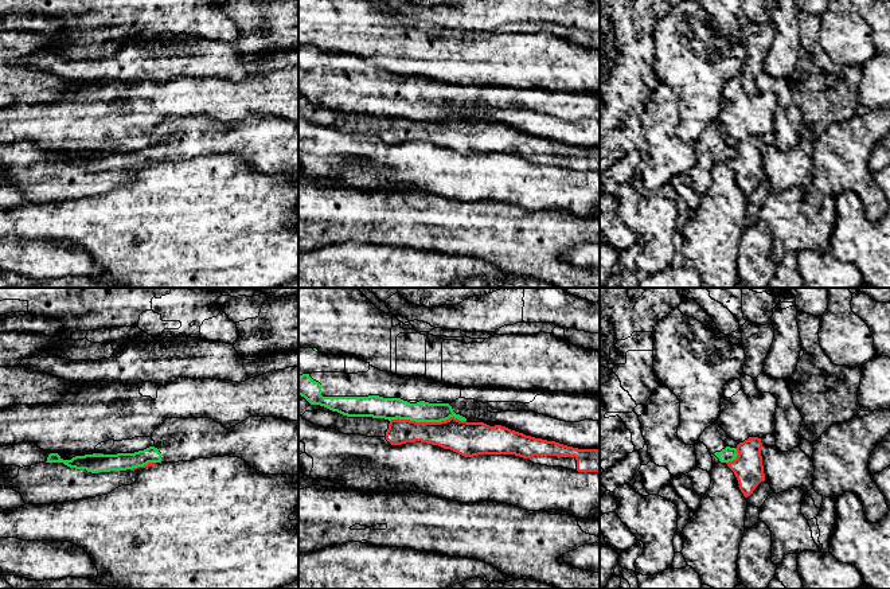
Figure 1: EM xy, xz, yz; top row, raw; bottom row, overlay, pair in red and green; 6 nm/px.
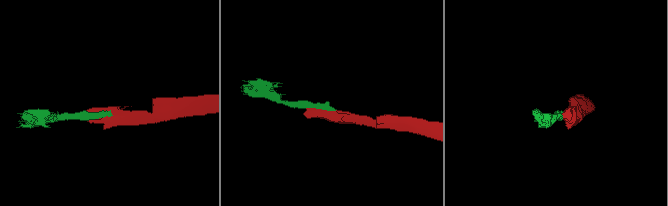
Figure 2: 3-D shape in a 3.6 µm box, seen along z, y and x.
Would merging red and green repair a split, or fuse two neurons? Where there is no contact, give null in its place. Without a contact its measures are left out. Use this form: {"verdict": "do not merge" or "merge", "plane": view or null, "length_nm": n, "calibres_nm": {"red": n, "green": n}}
{"verdict": "do not merge", "plane": "xz", "length_nm": 460, "calibres_nm": {"red": 200, "green": 130}}

